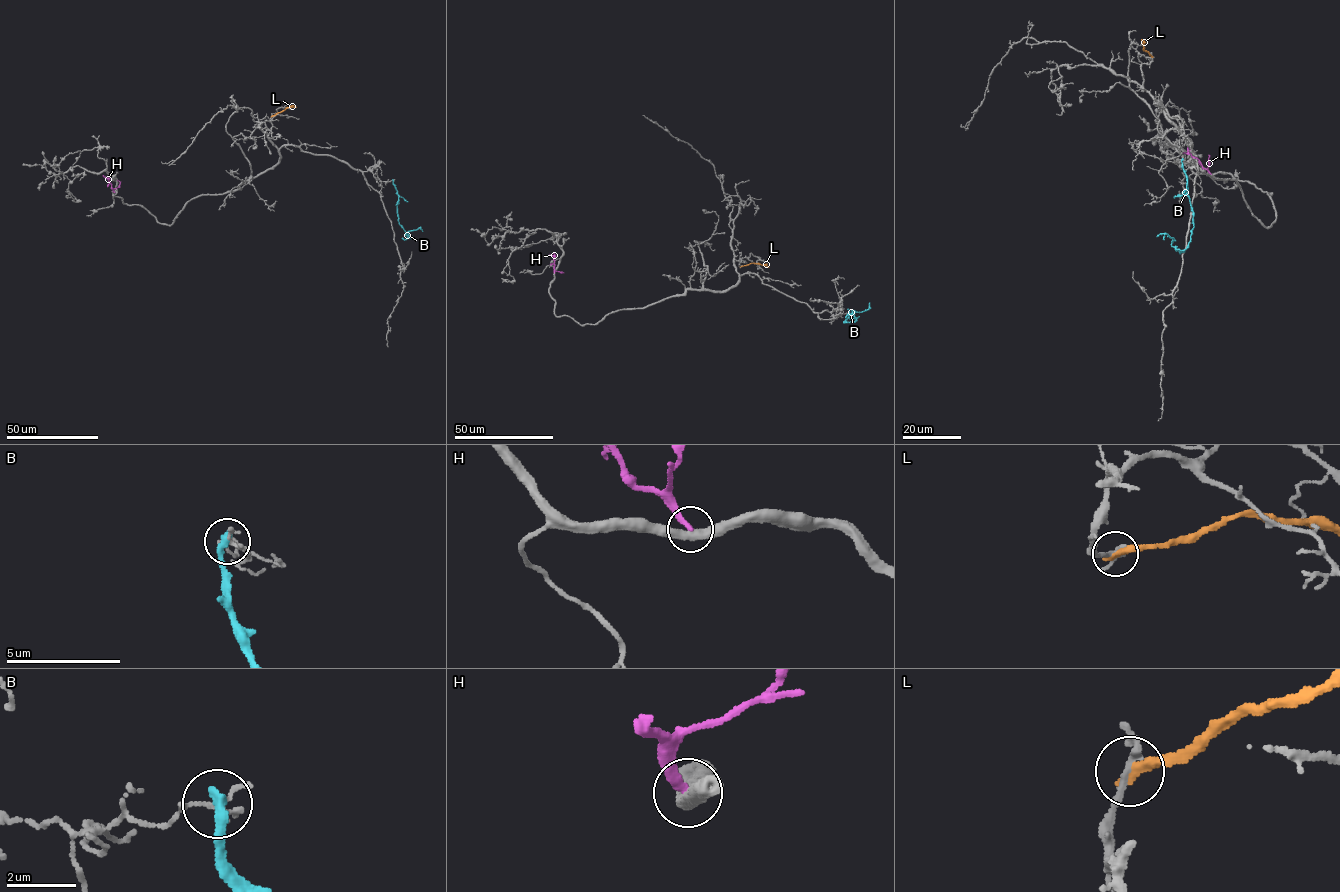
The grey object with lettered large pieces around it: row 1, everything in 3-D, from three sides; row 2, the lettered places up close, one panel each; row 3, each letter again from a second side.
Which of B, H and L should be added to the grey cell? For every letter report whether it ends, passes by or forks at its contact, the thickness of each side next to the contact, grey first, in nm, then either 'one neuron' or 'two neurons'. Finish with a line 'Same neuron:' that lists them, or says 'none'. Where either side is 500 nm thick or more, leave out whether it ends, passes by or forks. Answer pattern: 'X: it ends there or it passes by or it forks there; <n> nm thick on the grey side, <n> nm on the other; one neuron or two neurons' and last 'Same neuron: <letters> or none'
B: it ends there; 200 nm thick on the grey side, 360 nm on the other; two neurons
H: it ends there; 440 nm thick on the grey side, 260 nm on the other; two neurons
L: it ends there; 220 nm thick on the grey side, 340 nm on the other; two neurons
Same neuron: none

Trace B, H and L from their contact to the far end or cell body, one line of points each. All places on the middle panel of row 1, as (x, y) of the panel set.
B: (848, 314), (850, 318), (843, 323), (855, 321), (851, 309), (864, 311), (869, 303)
H: (554, 273), (554, 258), (549, 255)
L: (741, 266), (753, 263), (769, 267)

